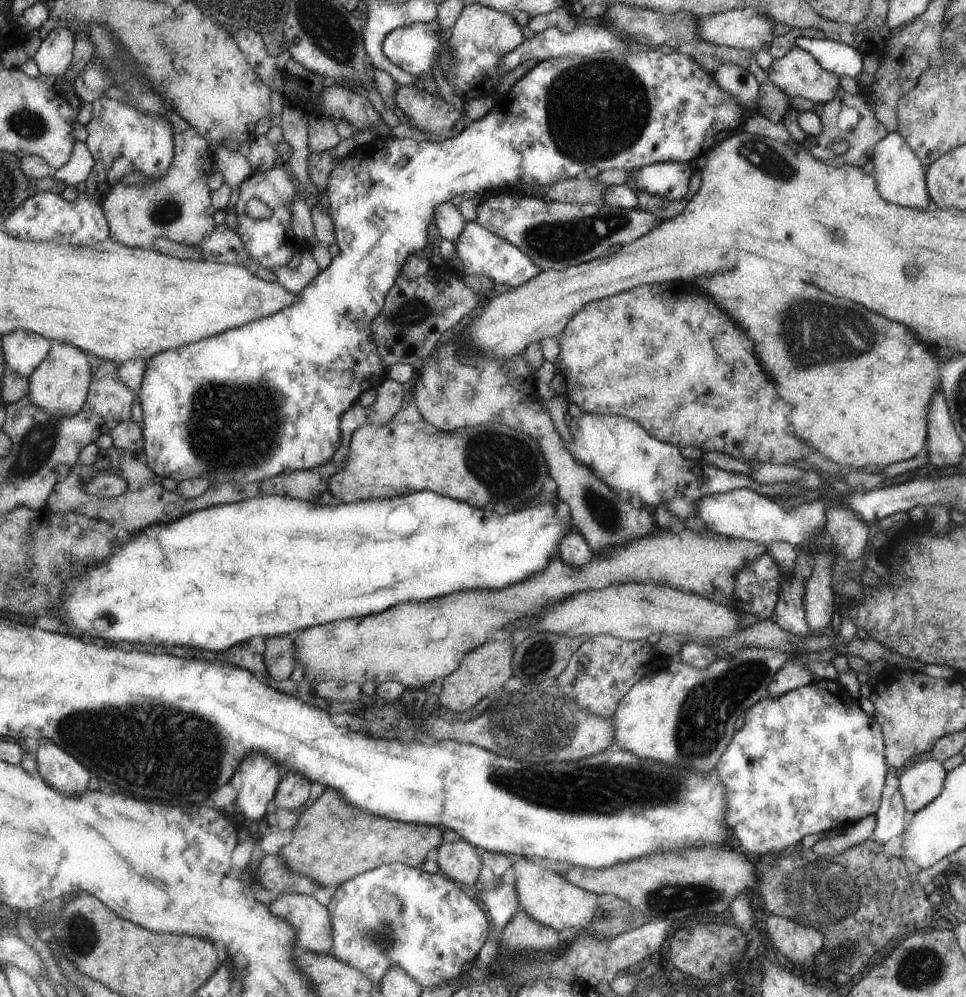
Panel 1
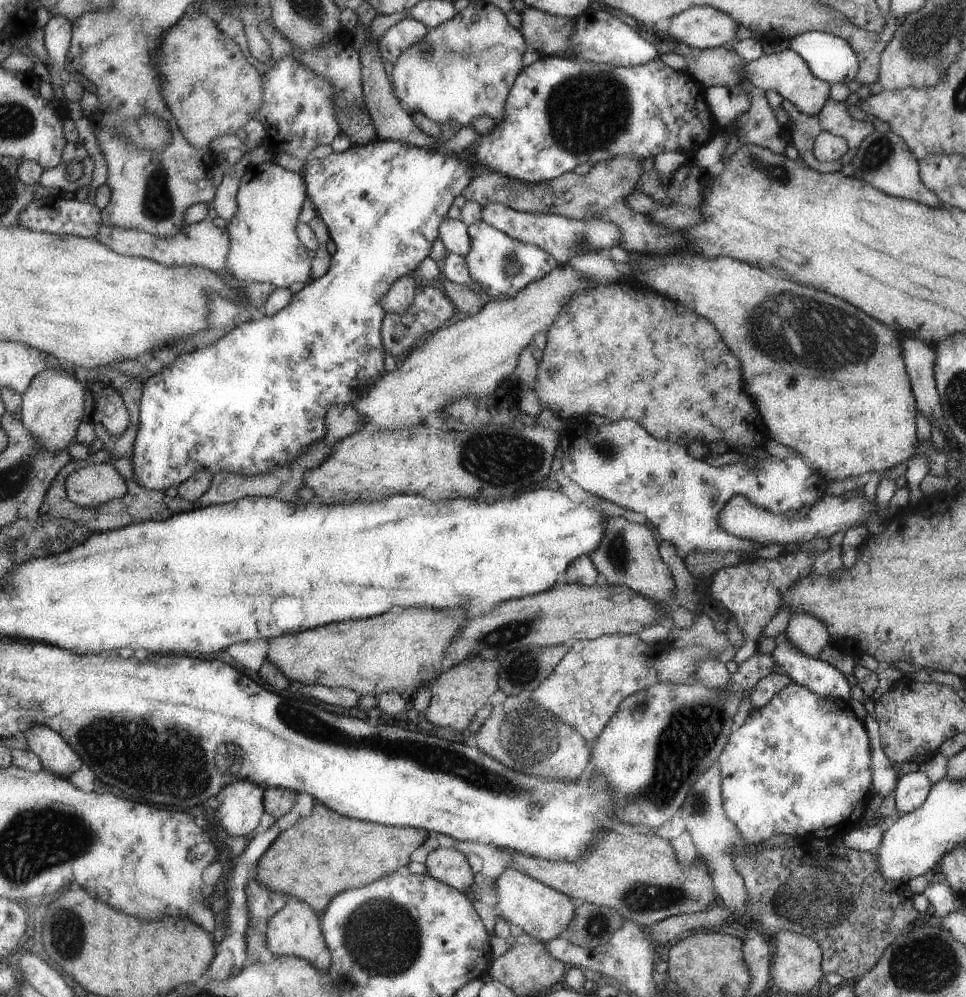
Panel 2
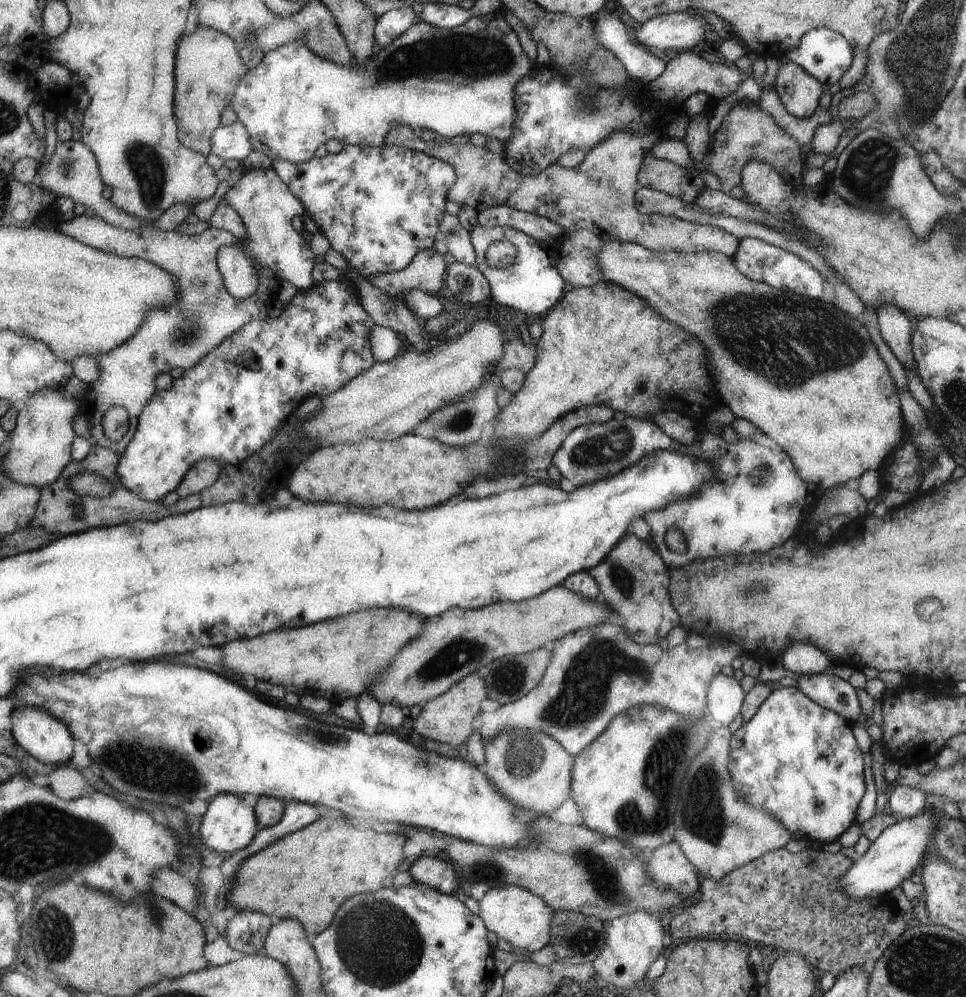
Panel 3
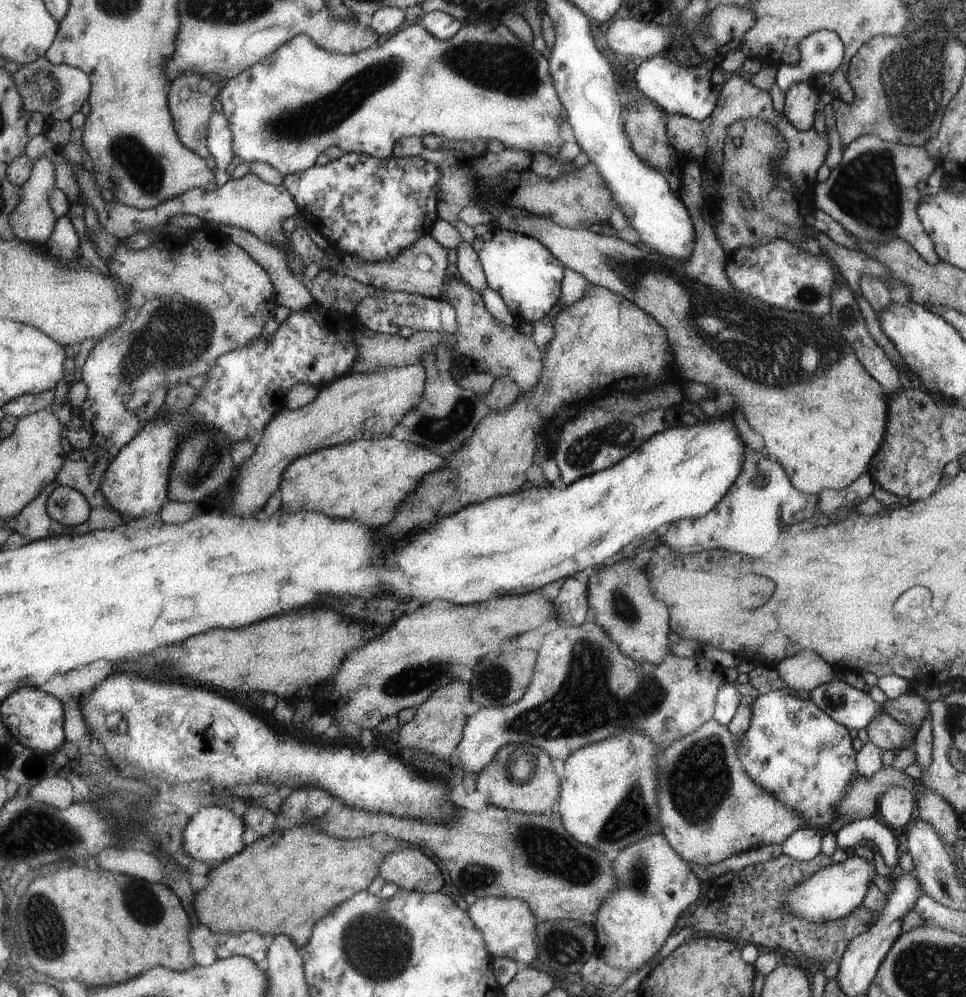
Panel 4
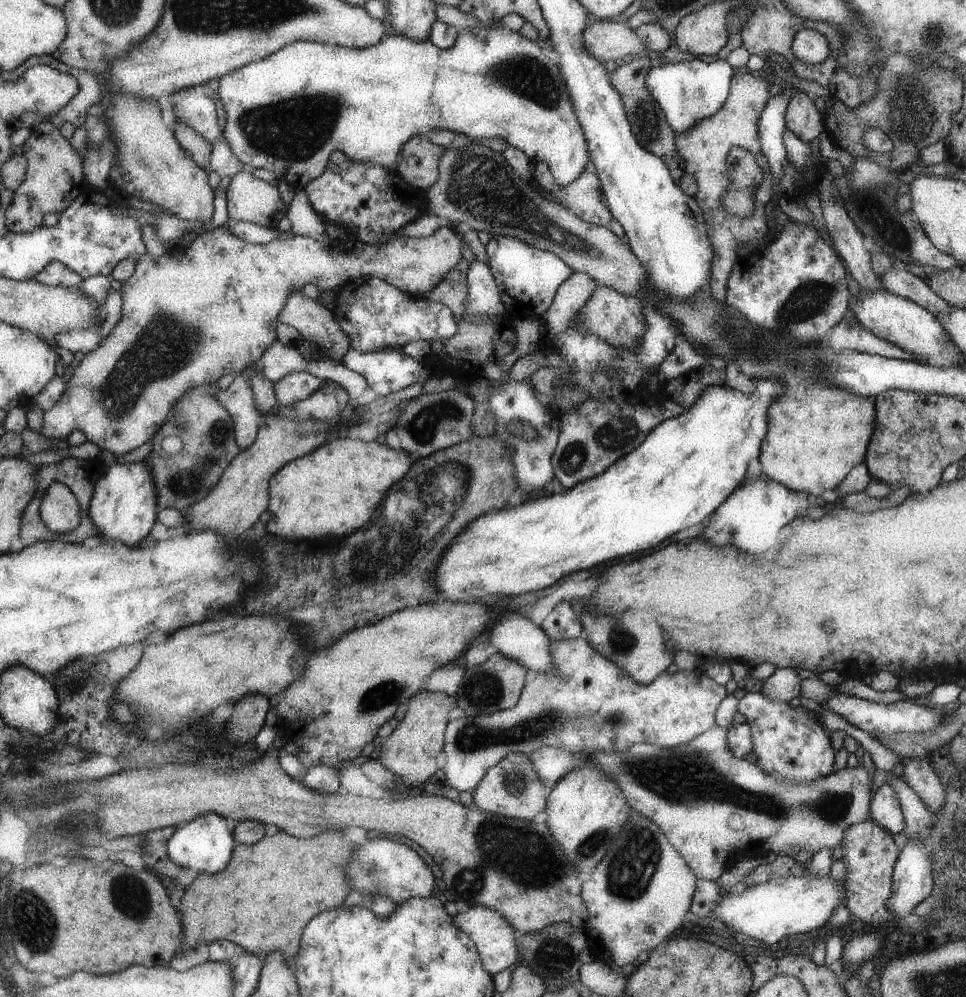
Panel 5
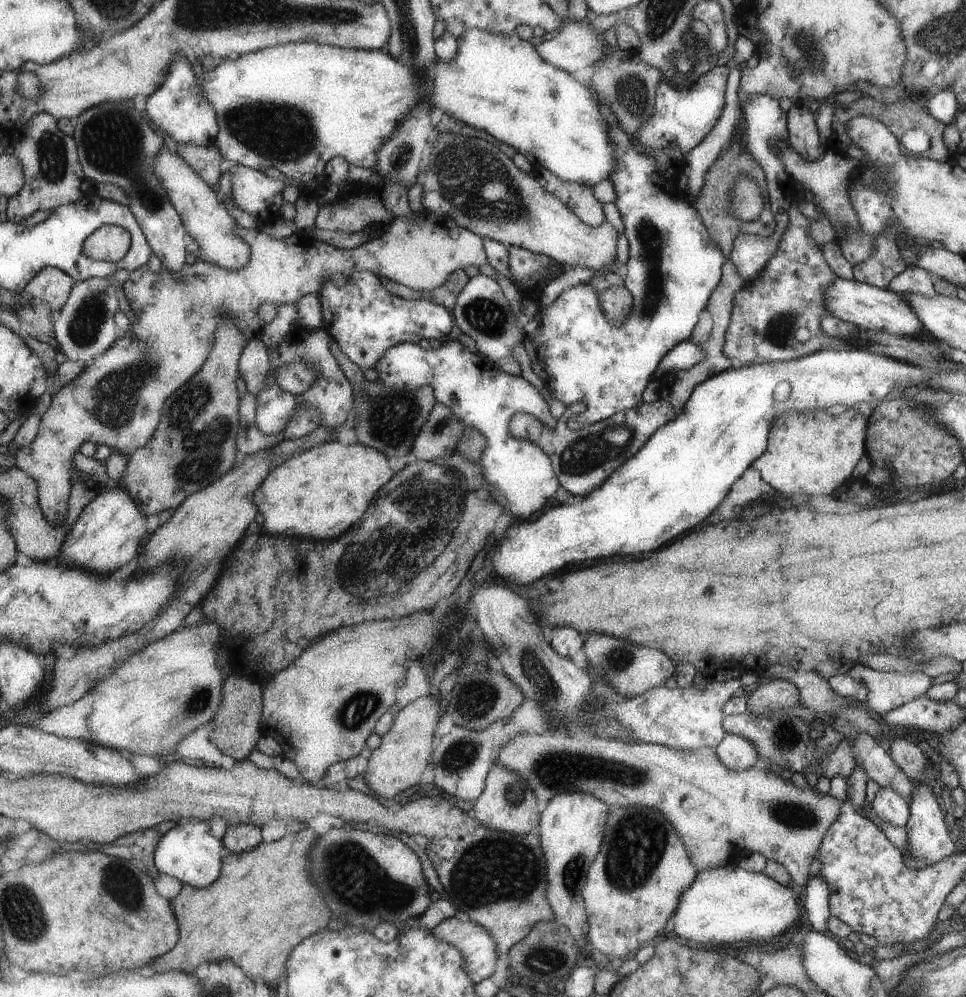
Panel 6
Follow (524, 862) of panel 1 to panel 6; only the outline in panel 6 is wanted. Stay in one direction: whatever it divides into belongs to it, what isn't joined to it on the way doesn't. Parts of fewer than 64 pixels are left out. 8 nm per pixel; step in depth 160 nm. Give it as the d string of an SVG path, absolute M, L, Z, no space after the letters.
M446 918L430 929L432 935L451 943L464 956L464 969L472 981L494 978L496 942L481 926L472 920Z

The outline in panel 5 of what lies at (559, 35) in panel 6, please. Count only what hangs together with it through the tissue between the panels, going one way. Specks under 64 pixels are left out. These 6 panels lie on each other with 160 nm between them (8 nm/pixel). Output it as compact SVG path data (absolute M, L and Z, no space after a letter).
M600 21L591 24L582 33L584 49L601 62L610 64L625 54L647 56L643 41L625 22Z

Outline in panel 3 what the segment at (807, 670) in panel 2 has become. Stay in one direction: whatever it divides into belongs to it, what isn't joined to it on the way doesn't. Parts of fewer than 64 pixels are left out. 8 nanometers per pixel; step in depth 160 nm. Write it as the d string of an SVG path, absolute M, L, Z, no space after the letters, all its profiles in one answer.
M825 671L816 675L803 674L796 681L796 689L823 708L831 709L852 723L859 718L862 710L856 690L838 676Z

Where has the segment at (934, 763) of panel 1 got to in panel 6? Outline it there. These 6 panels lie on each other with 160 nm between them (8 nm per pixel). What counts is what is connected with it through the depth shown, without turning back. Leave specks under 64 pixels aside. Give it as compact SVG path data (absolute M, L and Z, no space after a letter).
M879 787L872 800L873 812L883 821L903 827L910 816L908 802L894 789Z

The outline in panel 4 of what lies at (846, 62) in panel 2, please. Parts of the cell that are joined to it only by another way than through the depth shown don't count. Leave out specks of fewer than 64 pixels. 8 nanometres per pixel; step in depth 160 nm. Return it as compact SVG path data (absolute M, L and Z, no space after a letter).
M821 29L802 38L797 44L797 52L795 64L776 66L774 81L784 94L793 83L815 81L820 75L829 78L829 74L841 64L843 48L841 39L833 31Z

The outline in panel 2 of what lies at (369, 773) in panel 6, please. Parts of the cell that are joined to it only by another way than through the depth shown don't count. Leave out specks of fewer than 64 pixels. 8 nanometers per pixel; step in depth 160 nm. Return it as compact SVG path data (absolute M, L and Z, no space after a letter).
M477 655L467 657L443 670L432 681L431 698L425 716L436 726L449 726L460 732L467 727L473 714L487 702L487 698L498 689L498 684L499 664L496 658L483 660Z

